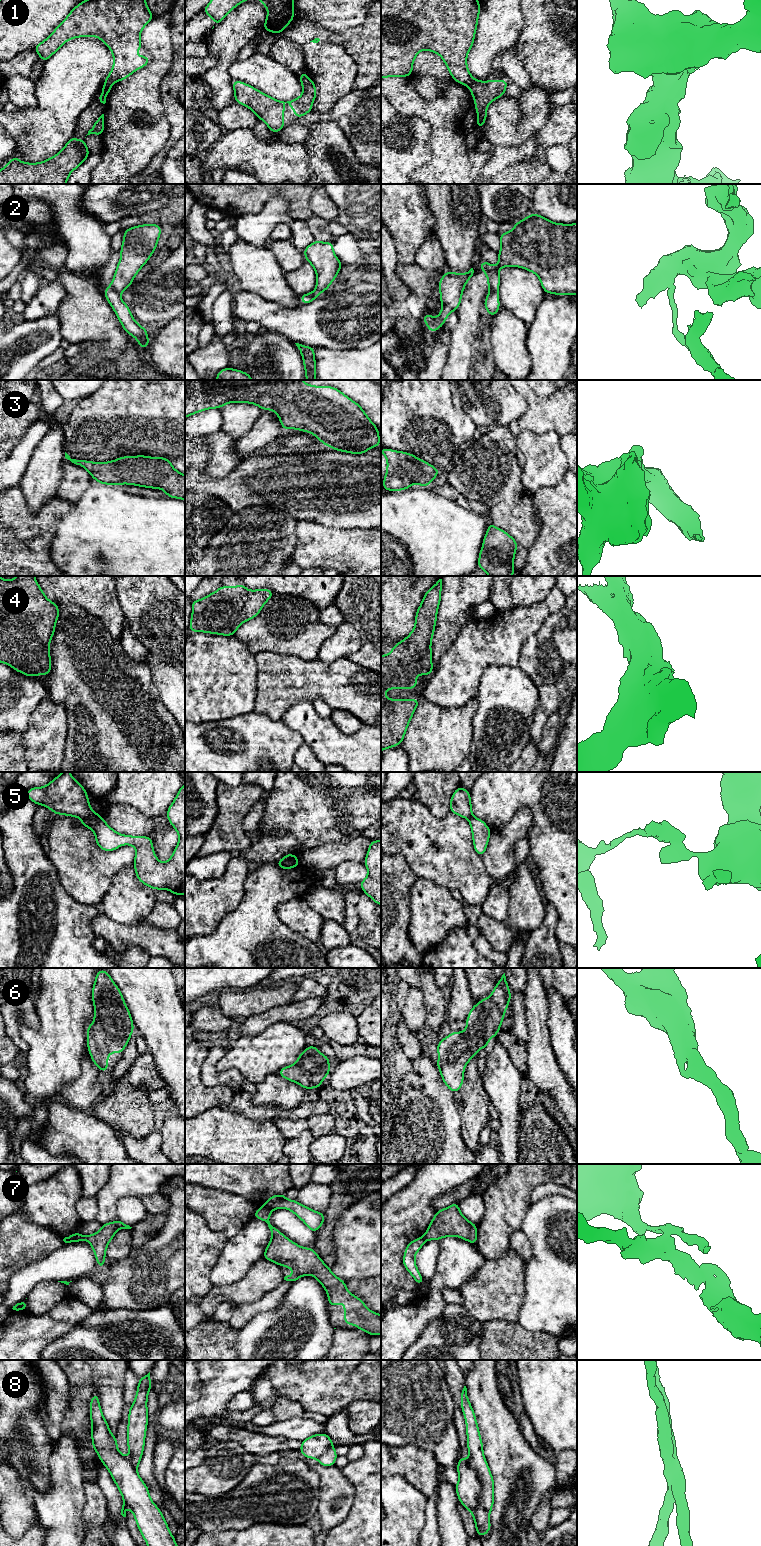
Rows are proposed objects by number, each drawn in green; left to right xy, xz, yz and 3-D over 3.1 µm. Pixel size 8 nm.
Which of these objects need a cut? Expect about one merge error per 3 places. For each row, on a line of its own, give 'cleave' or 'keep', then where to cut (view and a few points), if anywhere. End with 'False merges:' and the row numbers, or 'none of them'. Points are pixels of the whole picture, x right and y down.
1: cleave; cut in yz along (473, 79), (469, 86)
2: cleave; cut in xy along (111, 284), (119, 294)
3: keep; no cut
4: keep; no cut
5: cleave; cut in xz along (296, 857), (291, 860), (277, 862)
6: keep; no cut
7: cleave; cut in xz along (264, 1205), (272, 1209)
8: cleave; cut in yz along (467, 1460), (474, 1469), (479, 1483), (479, 1497), (473, 1513)
False merges: 1, 2, 5, 7, 8

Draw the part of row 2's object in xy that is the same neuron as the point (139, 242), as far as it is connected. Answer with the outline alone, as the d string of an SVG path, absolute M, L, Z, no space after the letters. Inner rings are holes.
M159 223L143 224L124 230L120 248L121 258L112 281L113 287L119 294L133 283L134 277L152 256L160 235Z

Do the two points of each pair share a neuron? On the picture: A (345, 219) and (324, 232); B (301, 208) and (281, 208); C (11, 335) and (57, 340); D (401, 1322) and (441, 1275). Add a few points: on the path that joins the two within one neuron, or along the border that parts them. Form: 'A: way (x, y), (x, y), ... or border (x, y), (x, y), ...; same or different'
A: border (329, 197), (337, 208), (337, 219); different
B: border (267, 200), (274, 196), (283, 197), (294, 220); different
C: way (22, 335), (28, 334), (32, 338), (46, 340); same
D: way (414, 1316), (435, 1295), (436, 1288); same

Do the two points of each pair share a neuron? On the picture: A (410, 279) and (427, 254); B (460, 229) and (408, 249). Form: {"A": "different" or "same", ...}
{"A": "different", "B": "different"}

